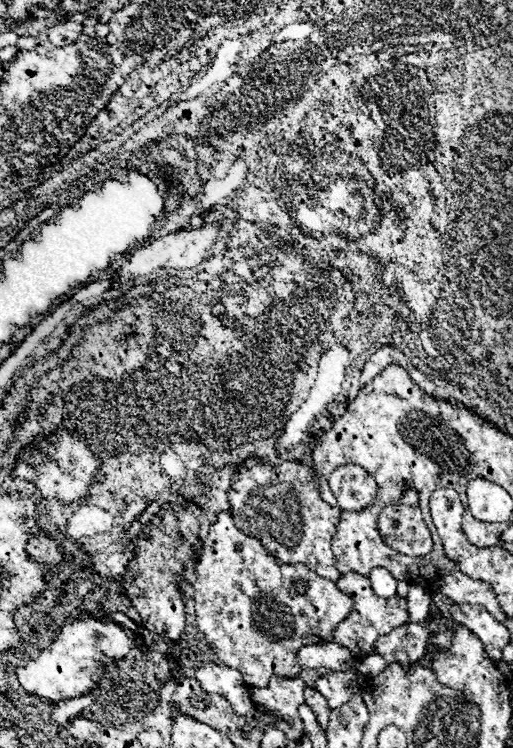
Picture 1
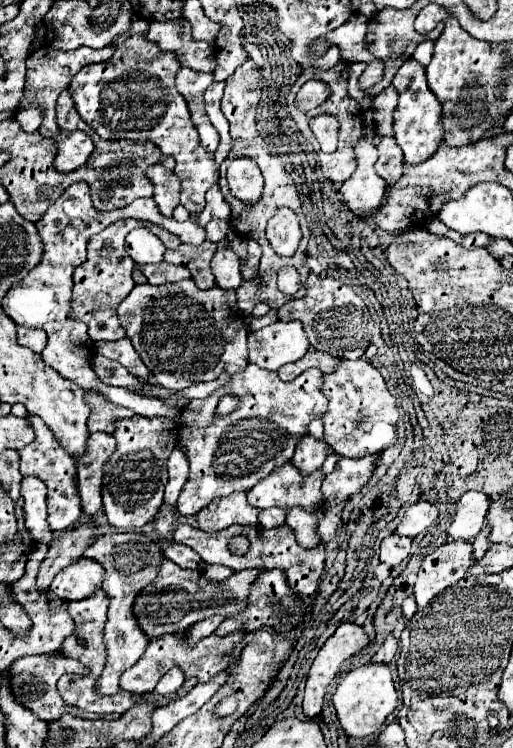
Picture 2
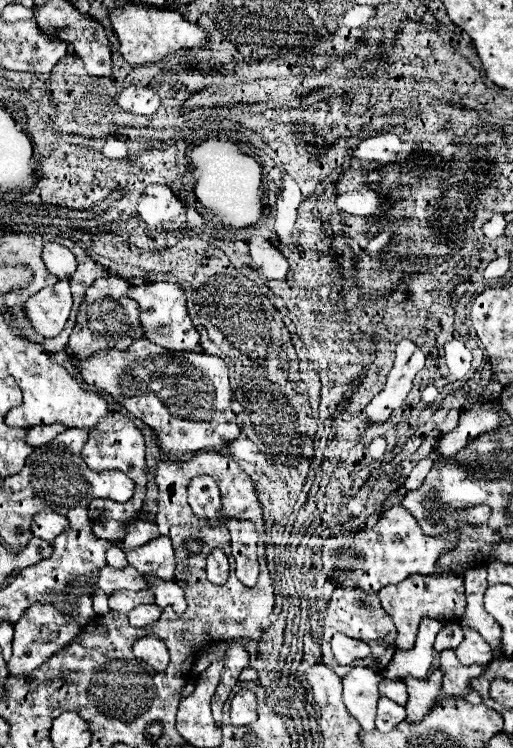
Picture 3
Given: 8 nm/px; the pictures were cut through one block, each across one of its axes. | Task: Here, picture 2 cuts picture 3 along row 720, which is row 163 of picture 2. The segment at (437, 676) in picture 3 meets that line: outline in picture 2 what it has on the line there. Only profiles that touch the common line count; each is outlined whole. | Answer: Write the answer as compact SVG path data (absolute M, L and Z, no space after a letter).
M406 60L396 72L392 86L398 90L398 104L394 110L394 138L404 152L408 164L418 164L430 158L442 142L442 106L426 84L426 72L416 60Z

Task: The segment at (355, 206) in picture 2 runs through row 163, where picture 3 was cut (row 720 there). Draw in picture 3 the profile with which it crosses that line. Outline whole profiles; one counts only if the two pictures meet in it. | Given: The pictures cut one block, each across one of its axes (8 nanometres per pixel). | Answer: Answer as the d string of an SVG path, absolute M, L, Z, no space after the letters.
M354 666L350 674L342 678L344 692L342 702L346 710L358 720L364 732L374 730L377 704L380 698L378 694L378 682L382 678L378 672L372 672L366 666Z

